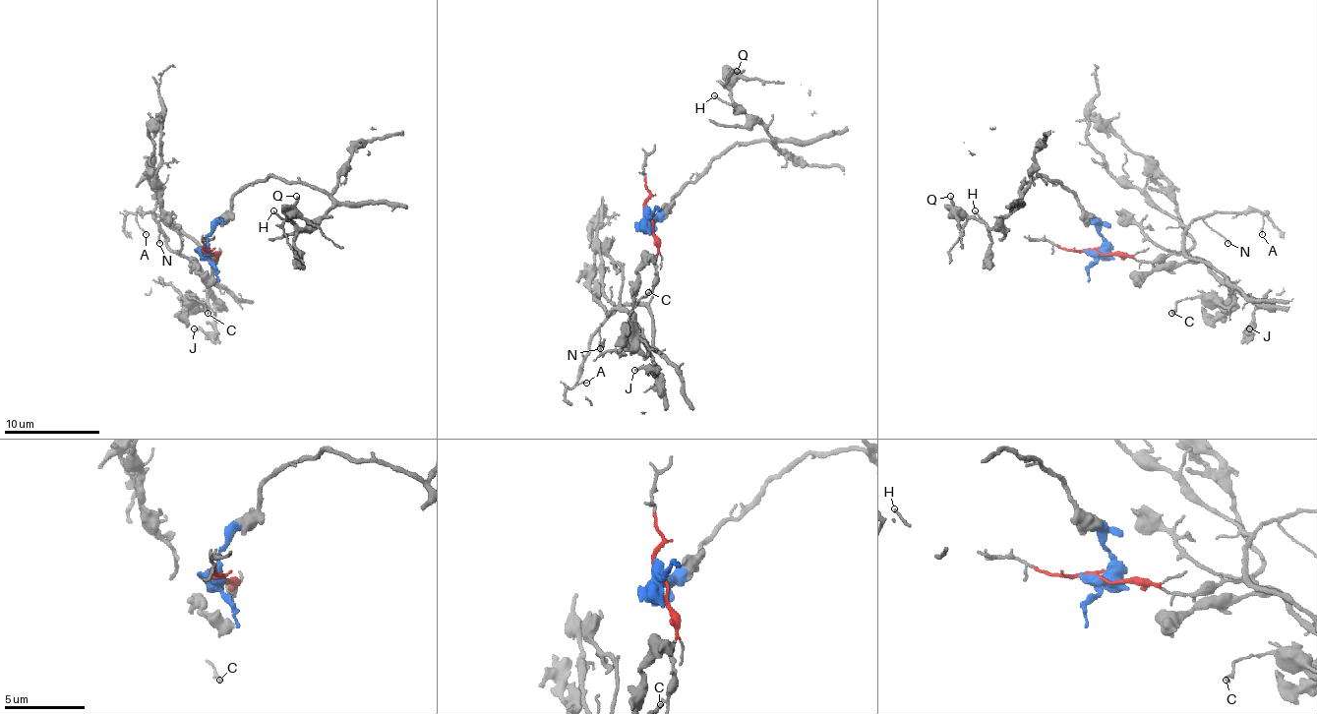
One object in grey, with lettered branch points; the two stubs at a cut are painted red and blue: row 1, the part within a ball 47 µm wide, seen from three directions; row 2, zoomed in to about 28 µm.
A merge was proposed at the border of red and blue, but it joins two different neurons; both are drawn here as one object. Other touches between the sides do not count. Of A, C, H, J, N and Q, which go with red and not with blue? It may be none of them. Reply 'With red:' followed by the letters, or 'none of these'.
With red: A, C, J, N

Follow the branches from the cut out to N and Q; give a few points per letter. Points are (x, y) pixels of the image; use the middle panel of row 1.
N: (646, 217), (653, 224), (658, 248), (656, 284), (648, 301), (622, 304), (600, 326), (600, 349)
Q: (646, 217), (648, 224), (708, 164), (735, 145), (773, 138), (740, 109), (730, 94), (738, 71)

